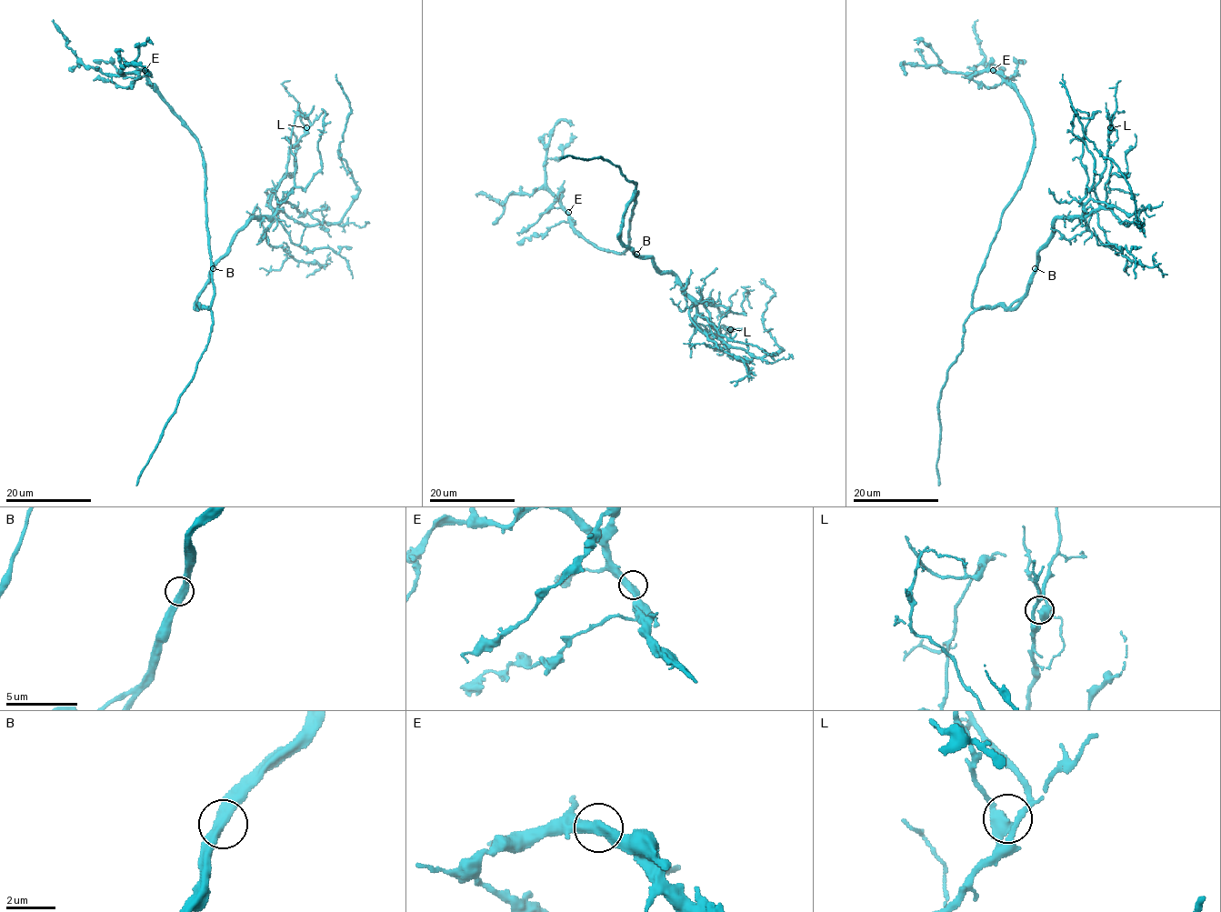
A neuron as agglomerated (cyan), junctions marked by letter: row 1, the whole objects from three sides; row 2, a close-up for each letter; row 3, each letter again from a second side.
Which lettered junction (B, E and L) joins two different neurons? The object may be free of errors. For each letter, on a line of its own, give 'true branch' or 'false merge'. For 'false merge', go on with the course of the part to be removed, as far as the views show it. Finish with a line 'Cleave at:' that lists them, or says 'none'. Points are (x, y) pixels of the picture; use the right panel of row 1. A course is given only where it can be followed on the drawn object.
B: true branch
E: true branch
L: true branch
Cleave at: none

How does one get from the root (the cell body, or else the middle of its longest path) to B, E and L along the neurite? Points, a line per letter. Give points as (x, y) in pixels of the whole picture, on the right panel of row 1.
B: (1004, 306), (1012, 305), (1024, 295), (1035, 268)
E: (1004, 306), (974, 307), (973, 290), (1002, 212), (1023, 177), (1034, 144), (1034, 130), (1024, 101), (993, 70)
L: (1004, 306), (1024, 295), (1052, 224), (1057, 218), (1088, 216), (1098, 207), (1095, 187), (1105, 168), (1110, 127)

